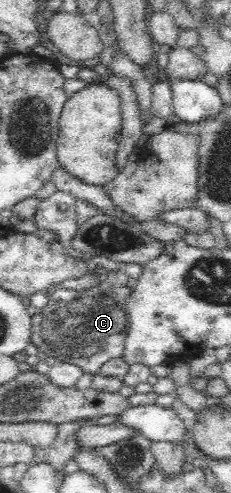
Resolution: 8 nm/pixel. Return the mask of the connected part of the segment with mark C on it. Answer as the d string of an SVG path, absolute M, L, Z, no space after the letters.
M111 285L108 291L92 288L85 291L73 292L71 290L56 290L48 306L42 310L42 314L34 315L31 320L31 344L38 346L40 354L44 354L50 364L59 362L74 363L84 372L94 374L99 372L100 367L113 358L123 354L125 344L125 331L128 330L128 314L125 304L113 291L116 289Z

